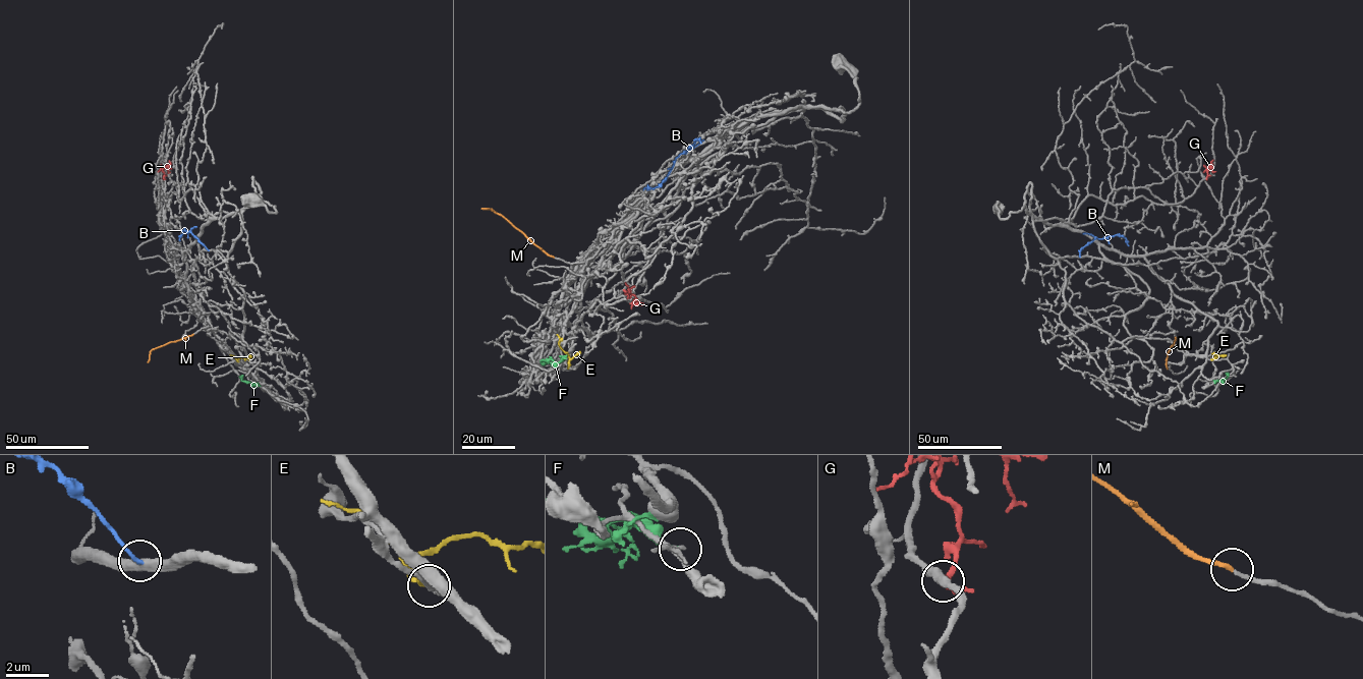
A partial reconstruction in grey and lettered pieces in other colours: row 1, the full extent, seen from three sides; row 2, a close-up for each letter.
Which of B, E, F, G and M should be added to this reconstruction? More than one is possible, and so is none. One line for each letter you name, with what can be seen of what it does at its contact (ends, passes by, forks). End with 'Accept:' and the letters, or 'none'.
B: it ends
Accept: B

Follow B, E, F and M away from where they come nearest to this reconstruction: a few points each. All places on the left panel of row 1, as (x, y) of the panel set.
B: (208, 249), (185, 230), (180, 240)
E: (238, 361), (250, 356)
F: (260, 386), (241, 381), (242, 375)
M: (192, 334), (153, 349), (148, 361)

